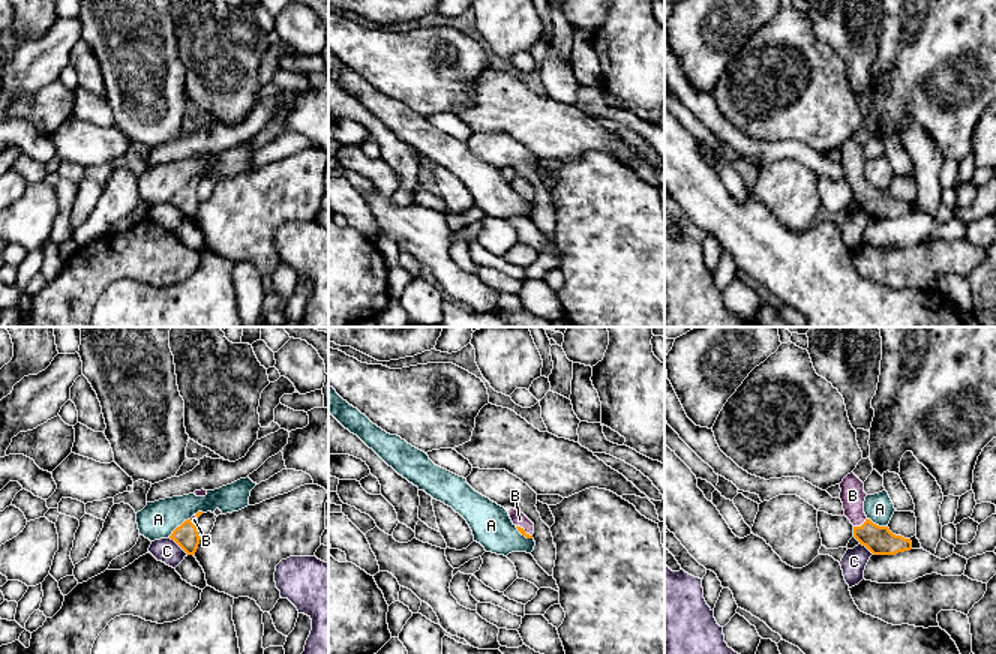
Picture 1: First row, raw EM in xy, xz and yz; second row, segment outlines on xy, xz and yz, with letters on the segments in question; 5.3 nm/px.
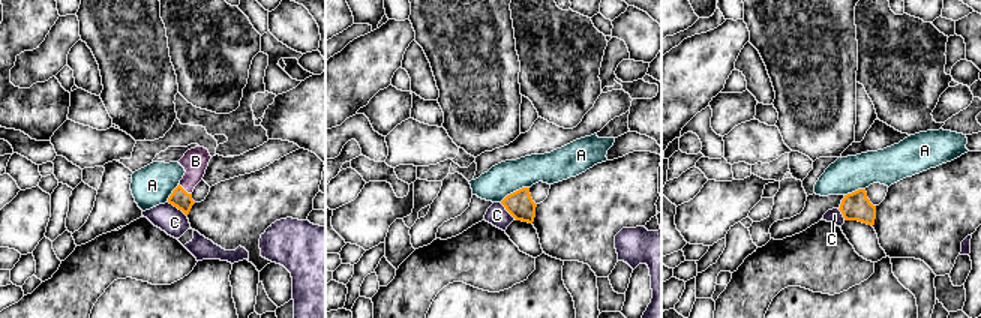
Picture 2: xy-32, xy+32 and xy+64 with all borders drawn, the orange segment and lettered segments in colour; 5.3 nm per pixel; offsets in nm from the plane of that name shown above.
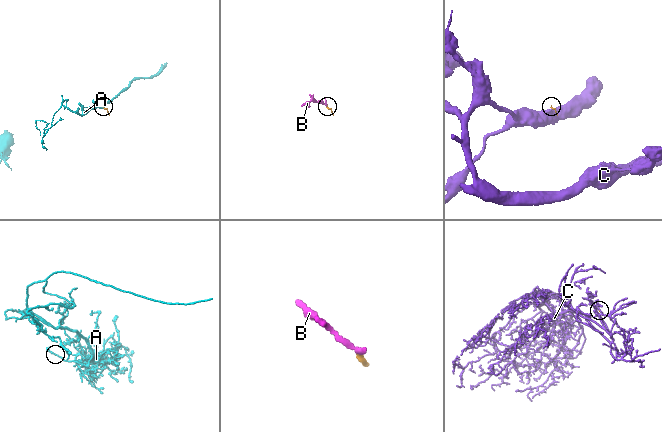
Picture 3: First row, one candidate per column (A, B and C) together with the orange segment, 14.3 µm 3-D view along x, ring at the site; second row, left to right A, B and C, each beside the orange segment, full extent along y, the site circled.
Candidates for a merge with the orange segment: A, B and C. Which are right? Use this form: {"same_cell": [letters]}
{"same_cell": ["B"]}

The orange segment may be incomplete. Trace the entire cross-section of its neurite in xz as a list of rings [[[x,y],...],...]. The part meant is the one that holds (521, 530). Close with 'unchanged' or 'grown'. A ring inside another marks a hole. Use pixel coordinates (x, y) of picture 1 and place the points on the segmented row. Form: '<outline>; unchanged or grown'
[[[510,508],[508,516],[522,536],[525,536],[526,538],[532,538],[534,524],[524,513]]]; grown

